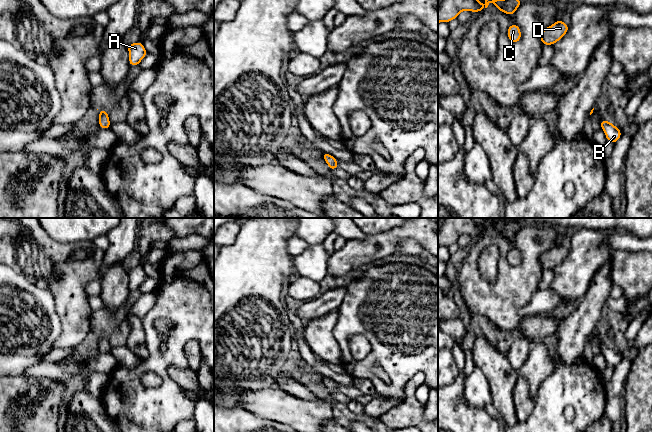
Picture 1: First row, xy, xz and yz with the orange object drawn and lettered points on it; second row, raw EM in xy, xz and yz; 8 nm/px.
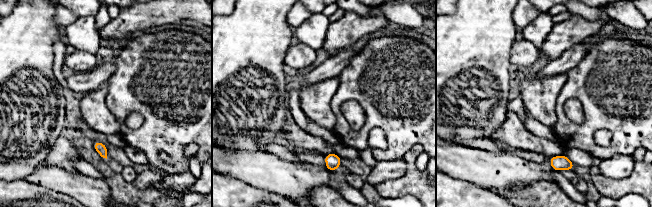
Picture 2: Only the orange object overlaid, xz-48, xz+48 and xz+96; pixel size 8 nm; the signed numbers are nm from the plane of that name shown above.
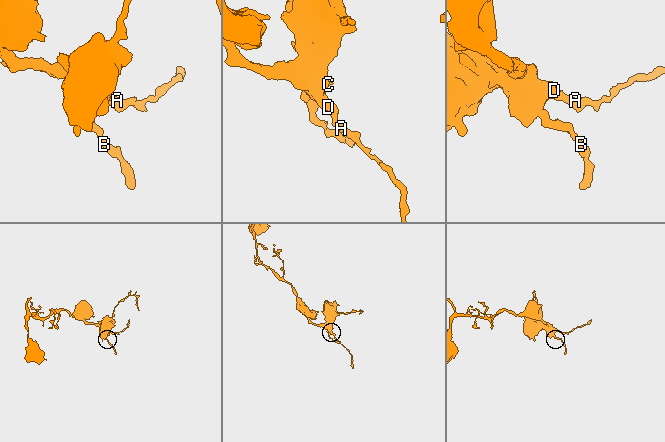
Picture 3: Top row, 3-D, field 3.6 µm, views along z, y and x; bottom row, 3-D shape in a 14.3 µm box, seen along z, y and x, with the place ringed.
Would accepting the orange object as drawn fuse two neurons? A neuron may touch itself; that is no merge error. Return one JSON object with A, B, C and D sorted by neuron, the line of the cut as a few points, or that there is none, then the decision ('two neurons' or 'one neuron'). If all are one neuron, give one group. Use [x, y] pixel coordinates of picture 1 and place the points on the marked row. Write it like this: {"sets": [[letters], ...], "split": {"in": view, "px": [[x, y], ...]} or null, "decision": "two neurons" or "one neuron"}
{"sets": [["A", "B", "C", "D"]], "split": null, "decision": "one neuron"}

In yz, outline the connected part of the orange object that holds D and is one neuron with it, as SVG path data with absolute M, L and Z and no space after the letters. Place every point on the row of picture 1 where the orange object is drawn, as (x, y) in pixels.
M559 18L550 27L547 27L540 32L540 39L543 46L554 45L557 41L563 38L568 32L568 29L569 26Z

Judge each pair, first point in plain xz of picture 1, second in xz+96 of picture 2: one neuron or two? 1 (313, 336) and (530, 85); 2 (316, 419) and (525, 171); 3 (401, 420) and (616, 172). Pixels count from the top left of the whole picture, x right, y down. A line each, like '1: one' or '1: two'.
1: one
2: one
3: two

